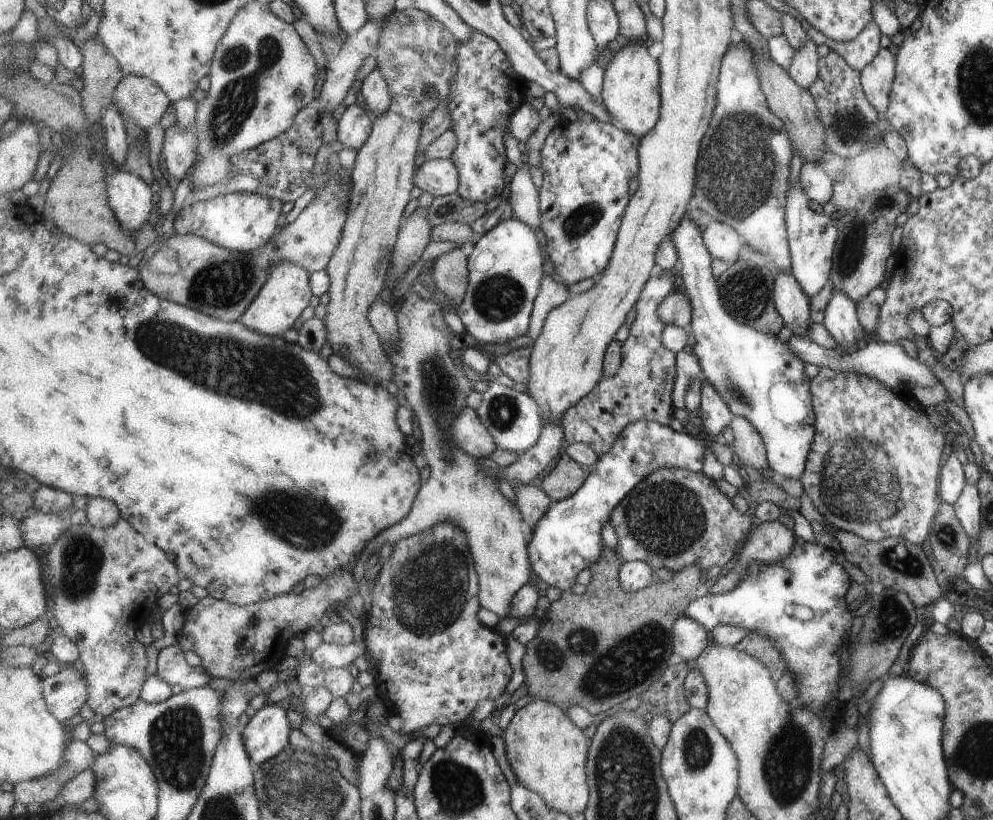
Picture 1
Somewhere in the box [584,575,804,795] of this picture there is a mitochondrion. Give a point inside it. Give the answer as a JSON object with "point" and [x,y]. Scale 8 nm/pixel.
{"point":[697,754]}

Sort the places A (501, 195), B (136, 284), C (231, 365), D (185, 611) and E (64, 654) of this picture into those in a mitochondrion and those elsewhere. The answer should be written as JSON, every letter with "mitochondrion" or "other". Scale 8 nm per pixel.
{"A":"other","B":"other","C":"mitochondrion","D":"other","E":"other"}

